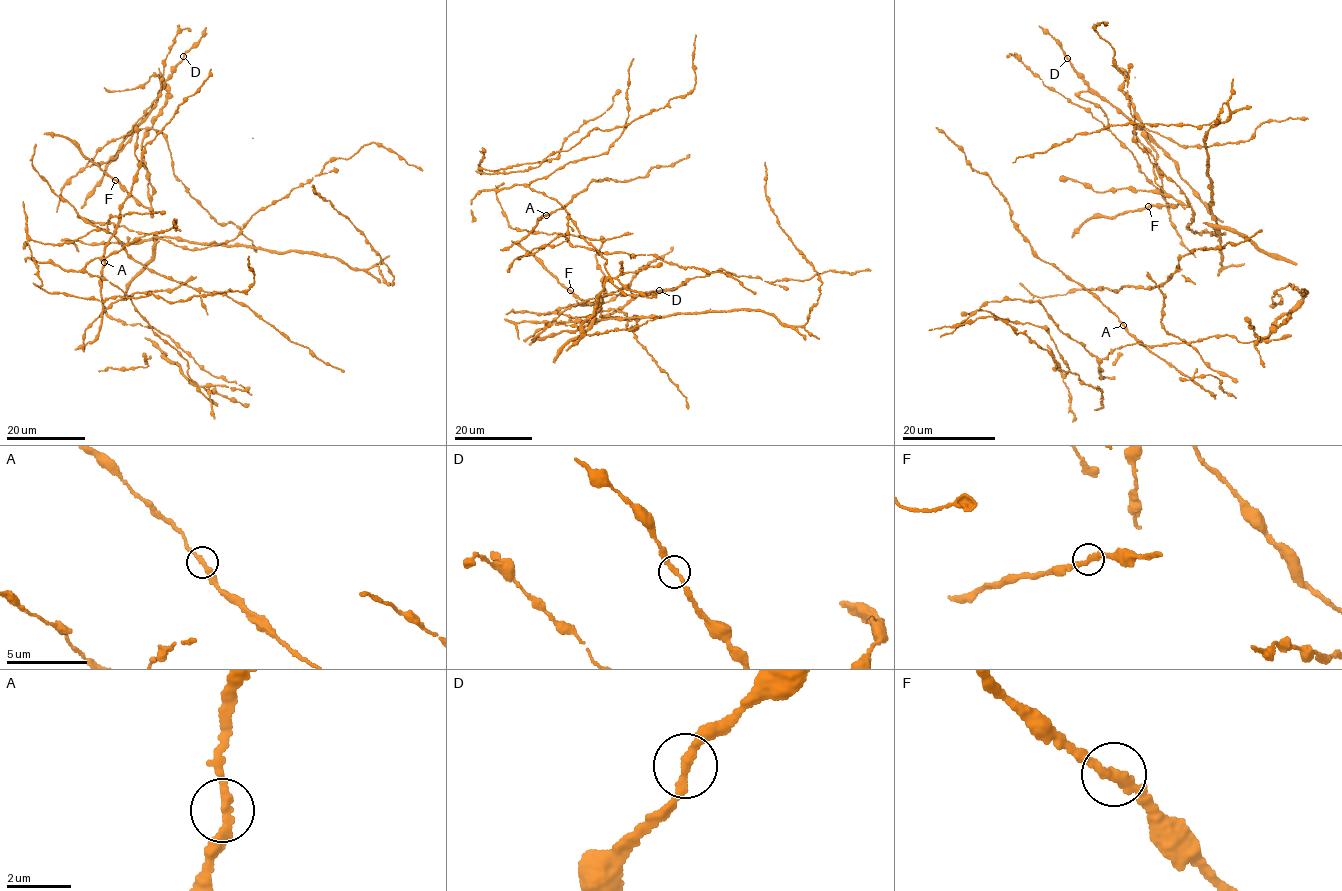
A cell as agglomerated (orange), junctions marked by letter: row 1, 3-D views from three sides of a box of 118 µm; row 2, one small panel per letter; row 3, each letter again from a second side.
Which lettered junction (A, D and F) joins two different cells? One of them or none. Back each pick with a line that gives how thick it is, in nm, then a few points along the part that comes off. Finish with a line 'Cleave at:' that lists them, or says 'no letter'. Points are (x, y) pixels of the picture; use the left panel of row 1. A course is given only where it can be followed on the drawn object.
Cleave at: no letter

